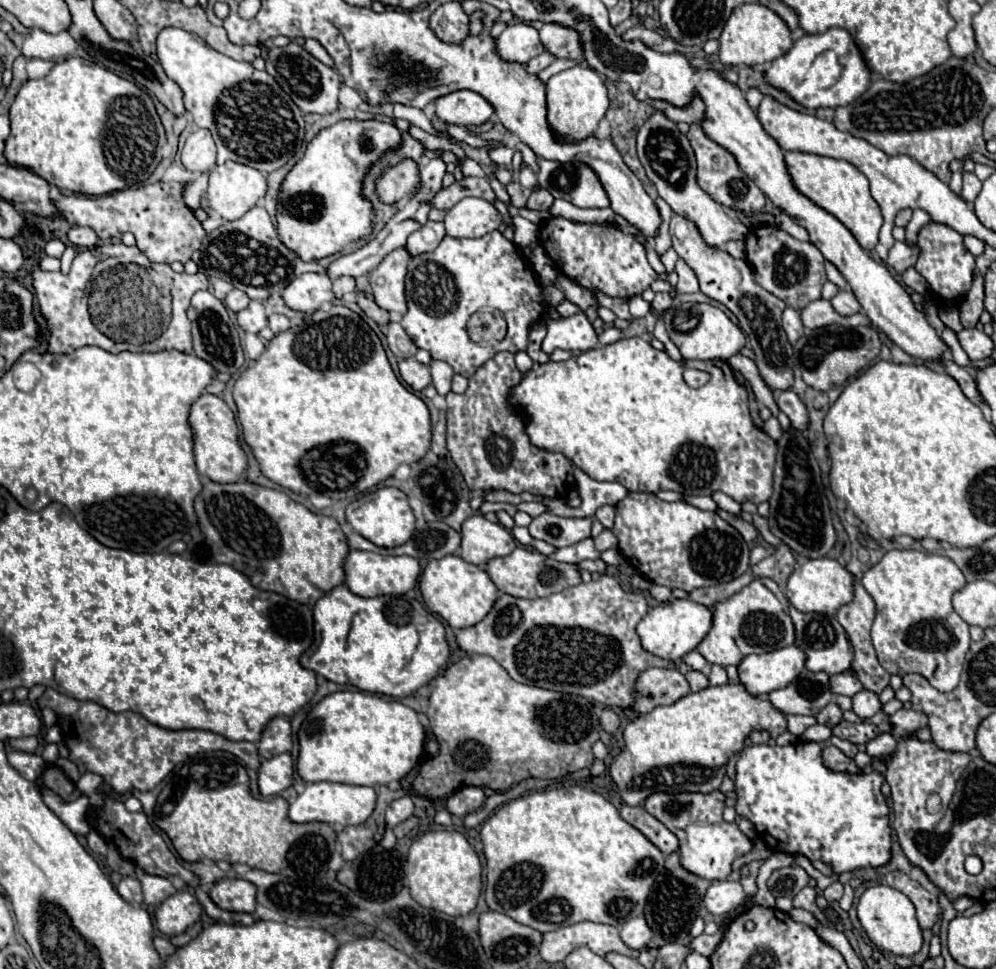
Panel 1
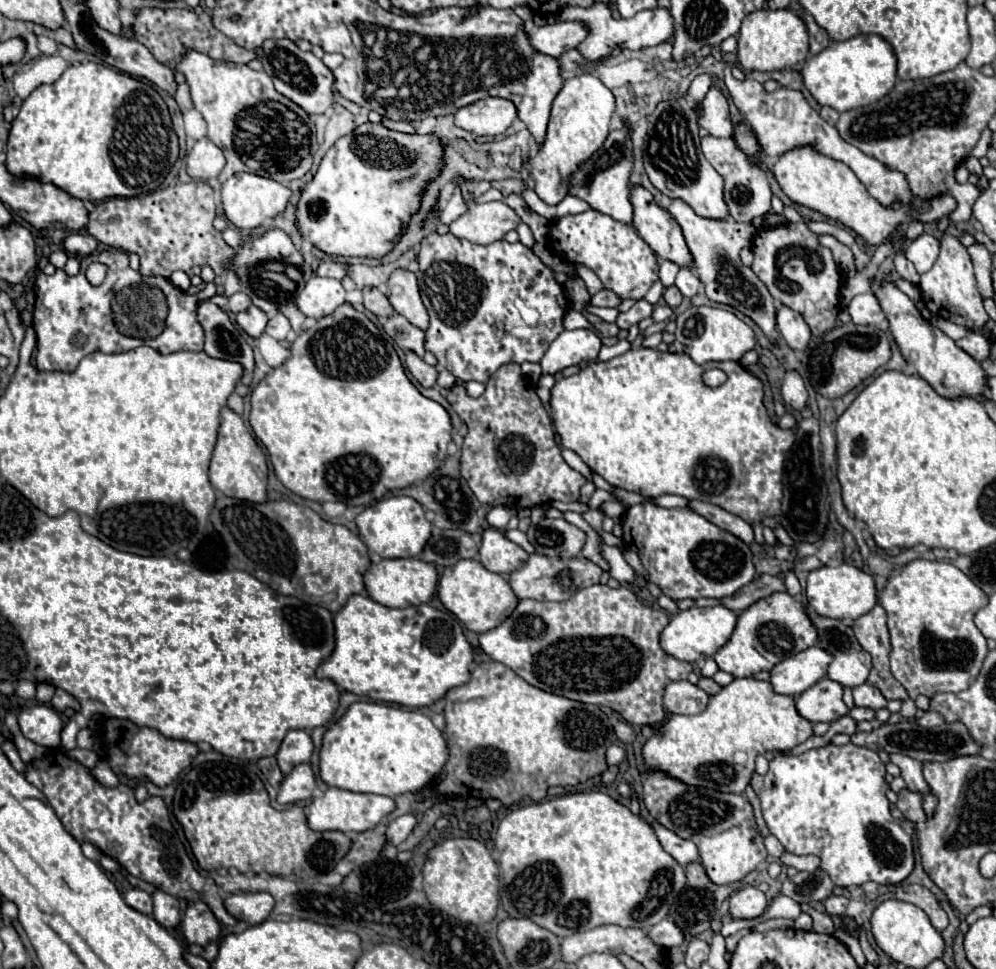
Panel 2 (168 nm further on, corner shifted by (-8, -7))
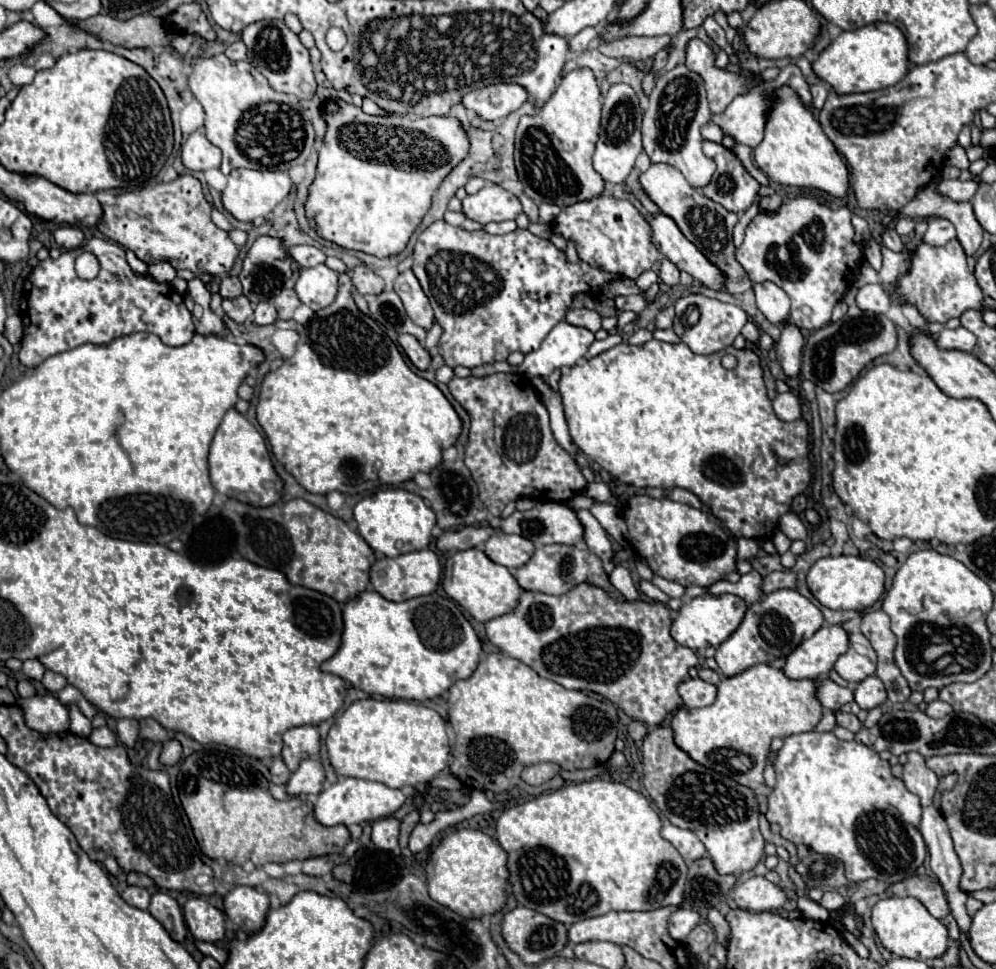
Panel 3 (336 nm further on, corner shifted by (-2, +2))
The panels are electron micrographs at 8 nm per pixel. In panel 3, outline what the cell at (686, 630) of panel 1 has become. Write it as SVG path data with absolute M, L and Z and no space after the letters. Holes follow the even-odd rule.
M703 595L703 597L695 597L689 603L685 603L671 625L671 635L679 645L685 645L693 651L699 651L701 647L719 647L723 641L727 641L727 637L731 637L731 633L741 625L745 611L747 611L747 603L741 597L735 595Z

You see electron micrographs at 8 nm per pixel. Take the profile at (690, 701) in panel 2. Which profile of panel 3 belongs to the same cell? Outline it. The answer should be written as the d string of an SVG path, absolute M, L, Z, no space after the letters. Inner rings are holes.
M689 679L679 685L679 695L687 707L707 707L717 697L717 687L701 679Z

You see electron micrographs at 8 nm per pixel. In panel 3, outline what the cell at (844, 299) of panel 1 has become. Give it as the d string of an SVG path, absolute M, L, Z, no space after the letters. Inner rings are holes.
M865 285L857 293L857 307L863 311L887 313L887 309L891 307L891 299L883 285Z

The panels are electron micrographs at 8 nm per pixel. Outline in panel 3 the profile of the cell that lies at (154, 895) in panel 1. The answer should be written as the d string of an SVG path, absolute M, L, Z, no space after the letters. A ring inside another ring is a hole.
M155 893L151 897L149 913L163 925L163 929L169 933L169 937L173 941L177 941L177 943L185 941L187 927L185 927L179 903L173 897L169 897L165 893Z

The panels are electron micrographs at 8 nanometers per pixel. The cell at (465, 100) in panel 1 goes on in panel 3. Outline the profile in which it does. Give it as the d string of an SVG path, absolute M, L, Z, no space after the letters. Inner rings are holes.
M497 83L475 89L463 97L463 105L475 109L481 119L495 121L517 111L527 101L527 91L515 83Z

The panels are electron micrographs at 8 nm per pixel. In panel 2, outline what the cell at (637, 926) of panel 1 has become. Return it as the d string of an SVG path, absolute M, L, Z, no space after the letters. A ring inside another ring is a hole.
M661 920L657 926L649 928L649 940L657 942L657 946L661 948L671 948L671 946L679 946L683 942L683 936L671 920Z

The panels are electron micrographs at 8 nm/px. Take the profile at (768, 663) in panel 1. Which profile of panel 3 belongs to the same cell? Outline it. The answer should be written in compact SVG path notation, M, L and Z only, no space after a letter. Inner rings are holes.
M843 625L821 627L813 637L805 639L789 657L783 667L791 679L817 679L827 677L835 661L847 651L849 633Z

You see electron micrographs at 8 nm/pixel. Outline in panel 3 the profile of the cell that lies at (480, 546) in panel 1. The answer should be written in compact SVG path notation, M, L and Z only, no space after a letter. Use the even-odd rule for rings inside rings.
M495 533L495 537L489 537L485 541L483 551L491 561L495 561L507 569L517 569L533 557L535 545L519 535Z

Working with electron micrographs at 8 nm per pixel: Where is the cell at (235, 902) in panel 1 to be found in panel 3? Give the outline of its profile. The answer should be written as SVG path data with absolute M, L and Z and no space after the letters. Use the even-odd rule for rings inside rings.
M239 885L225 895L225 913L235 925L235 931L245 931L247 935L257 933L269 911L269 895L257 891L255 887Z

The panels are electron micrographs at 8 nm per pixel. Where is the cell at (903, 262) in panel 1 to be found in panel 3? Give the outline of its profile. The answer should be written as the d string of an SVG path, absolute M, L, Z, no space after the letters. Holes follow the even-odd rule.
M933 217L929 221L929 229L923 237L923 243L927 243L927 245L945 245L953 237L955 237L955 227L951 225L951 221L941 219L941 217Z

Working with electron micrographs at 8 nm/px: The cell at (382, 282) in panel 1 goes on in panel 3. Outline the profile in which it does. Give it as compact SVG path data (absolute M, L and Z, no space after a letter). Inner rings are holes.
M405 271L401 273L395 283L393 283L395 293L401 297L405 311L409 315L409 319L413 323L417 323L423 329L431 329L435 317L433 317L433 309L431 303L427 301L427 295L423 293L417 277L413 275L413 271Z

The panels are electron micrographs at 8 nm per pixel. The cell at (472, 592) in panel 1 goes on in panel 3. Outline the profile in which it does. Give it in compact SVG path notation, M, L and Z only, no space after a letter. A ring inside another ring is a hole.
M465 549L453 553L445 565L443 587L449 597L453 597L481 623L511 613L515 605L519 605L519 595L521 595L521 587L511 575L511 571L503 565L493 563L481 549Z

